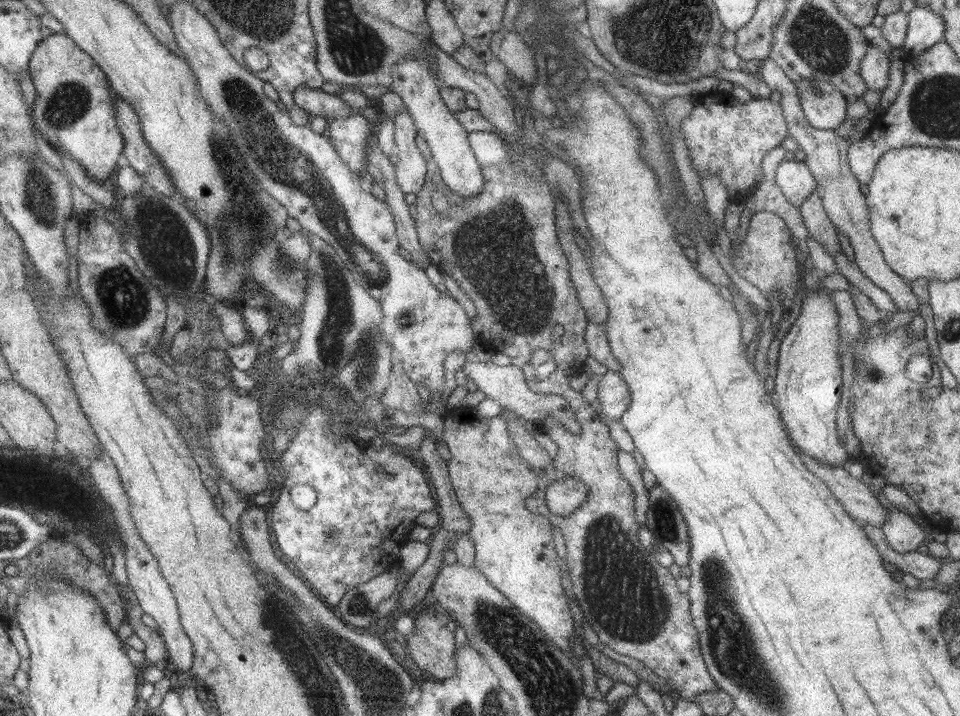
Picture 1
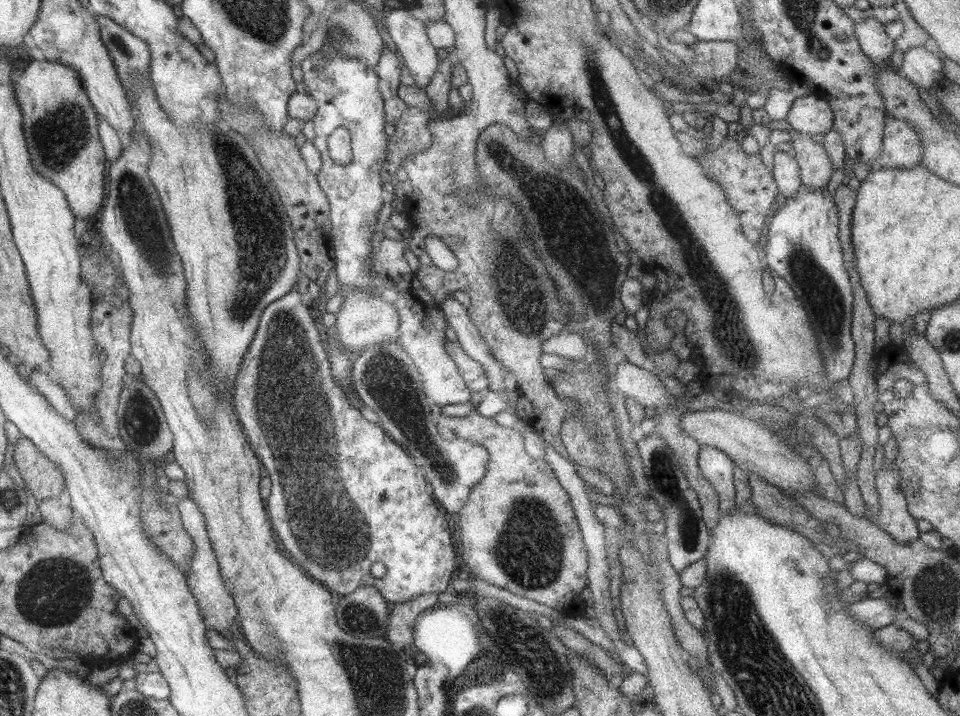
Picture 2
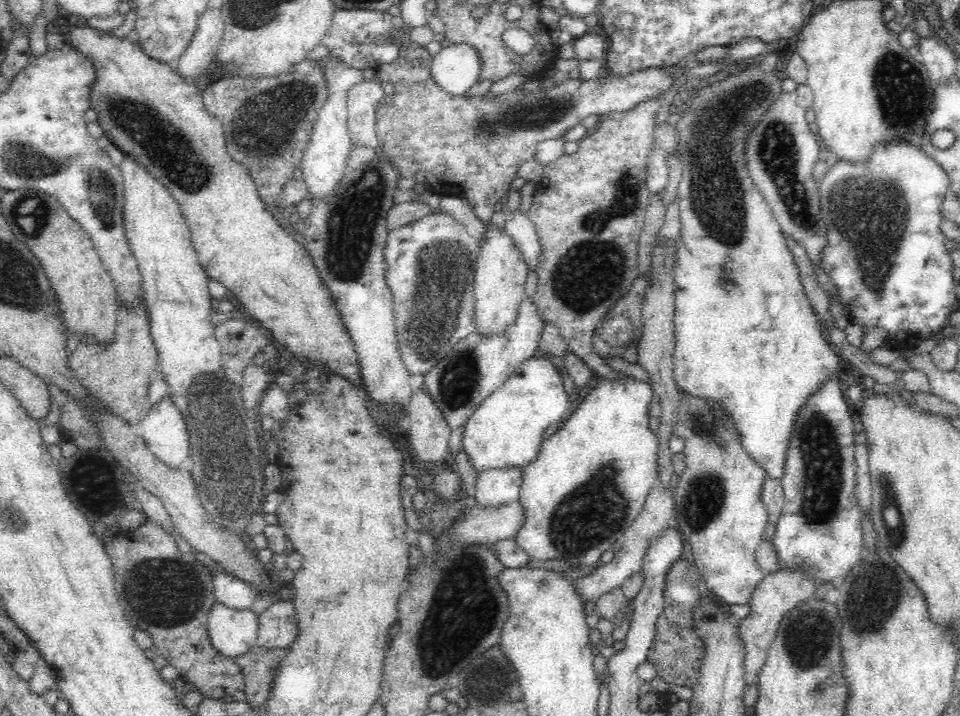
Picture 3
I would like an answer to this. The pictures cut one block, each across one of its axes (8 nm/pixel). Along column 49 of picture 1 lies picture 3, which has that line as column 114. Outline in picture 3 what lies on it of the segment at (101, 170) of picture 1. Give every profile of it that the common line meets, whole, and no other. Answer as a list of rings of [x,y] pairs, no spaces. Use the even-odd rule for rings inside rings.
[[[88,25],[84,27],[74,26],[74,28],[68,28],[68,30],[61,35],[64,36],[65,43],[70,49],[74,49],[74,51],[80,53],[80,55],[88,57],[88,61],[92,63],[93,71],[96,72],[93,83],[89,88],[89,105],[92,110],[96,111],[95,123],[102,129],[103,135],[109,138],[125,156],[133,158],[150,176],[153,176],[162,186],[167,188],[167,191],[180,207],[181,213],[186,221],[187,229],[191,234],[191,243],[196,251],[198,262],[200,262],[202,269],[208,273],[209,278],[218,280],[227,290],[234,292],[238,300],[244,305],[245,312],[249,312],[262,322],[263,330],[265,332],[267,330],[269,331],[271,338],[275,338],[274,343],[278,347],[294,352],[296,355],[307,357],[312,360],[313,364],[318,363],[322,365],[326,369],[327,374],[336,372],[344,375],[346,379],[352,381],[352,383],[363,392],[363,388],[361,388],[361,378],[359,378],[358,357],[354,352],[352,339],[347,333],[330,291],[322,284],[318,271],[316,271],[314,264],[312,264],[312,258],[304,248],[303,241],[295,236],[287,225],[274,219],[272,213],[268,211],[266,204],[262,202],[248,171],[241,164],[234,162],[230,158],[225,147],[222,123],[220,123],[216,117],[211,116],[206,110],[200,92],[201,88],[182,80],[167,63],[160,63],[145,56],[144,52],[131,37],[118,37],[108,34],[105,31],[91,28]]]

